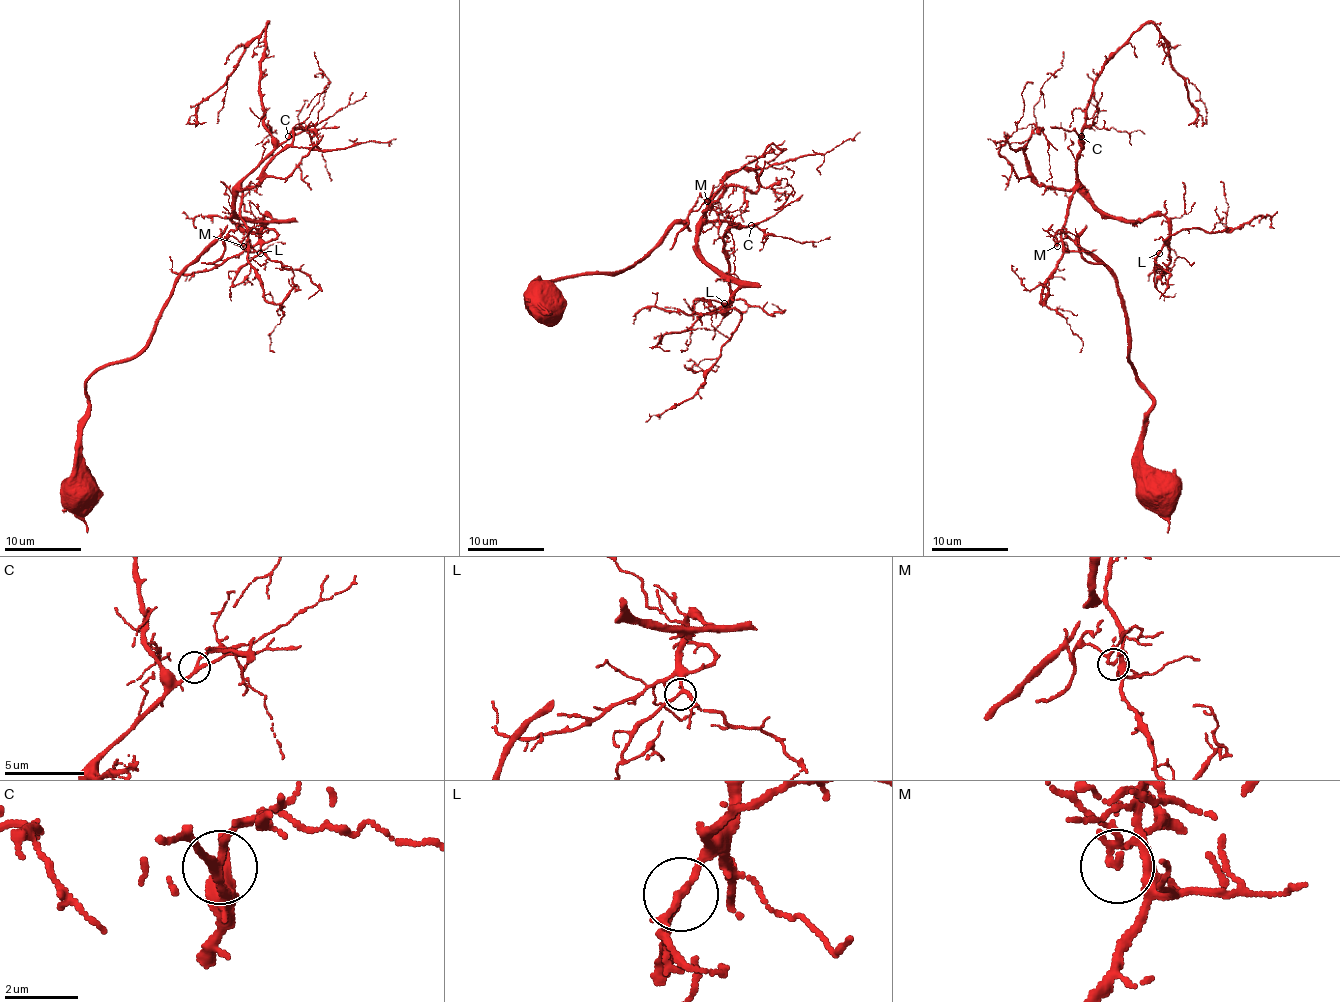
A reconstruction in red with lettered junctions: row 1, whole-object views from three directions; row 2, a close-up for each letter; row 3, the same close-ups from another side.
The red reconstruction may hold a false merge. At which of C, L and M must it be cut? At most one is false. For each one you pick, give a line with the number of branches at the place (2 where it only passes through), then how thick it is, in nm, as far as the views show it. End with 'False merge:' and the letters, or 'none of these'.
M: branches 3; calibre 140 nm
False merge: M

